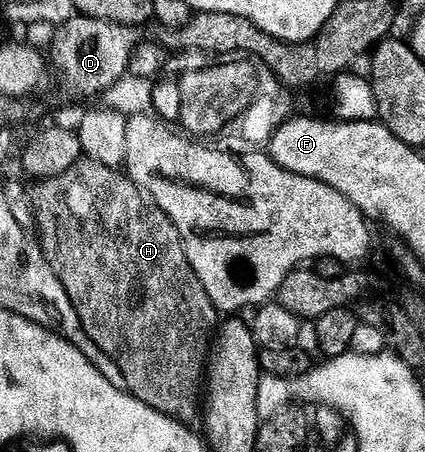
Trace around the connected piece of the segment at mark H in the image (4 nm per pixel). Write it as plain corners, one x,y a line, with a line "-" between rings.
91,160
77,162
74,168
70,168
70,172
57,178
45,178
37,181
30,191
33,216
36,218
34,230
38,235
40,249
43,250
54,276
58,276
58,280
62,280
62,288
66,288
66,296
70,296
70,304
74,304
74,308
78,312
78,320
82,324
86,336
90,336
90,340
94,340
94,344
98,344
98,348
102,348
102,352
106,352
106,356
110,356
110,360
114,360
114,364
118,364
118,368
122,368
122,376
126,376
128,393
133,394
138,400
142,400
142,404
162,412
176,422
195,423
195,418
197,421
202,414
202,391
206,386
209,350
212,349
214,335
218,329
218,319
216,320
218,311
210,300
210,296
206,296
206,288
202,288
196,273
190,268
188,257
184,251
184,241
180,238
178,228
174,228
174,224
145,197
140,187
136,186
131,178
109,166
102,166

